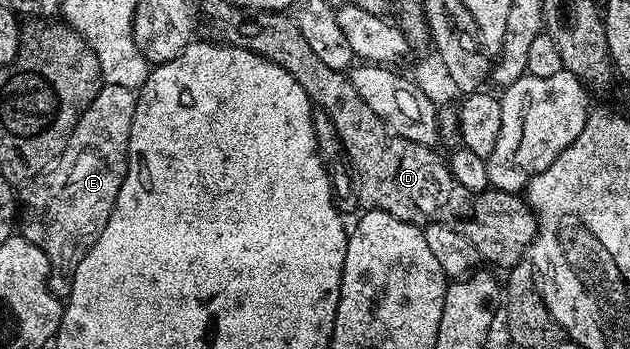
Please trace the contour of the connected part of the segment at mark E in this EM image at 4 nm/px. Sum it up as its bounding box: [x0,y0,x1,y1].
[17,85,136,299]

